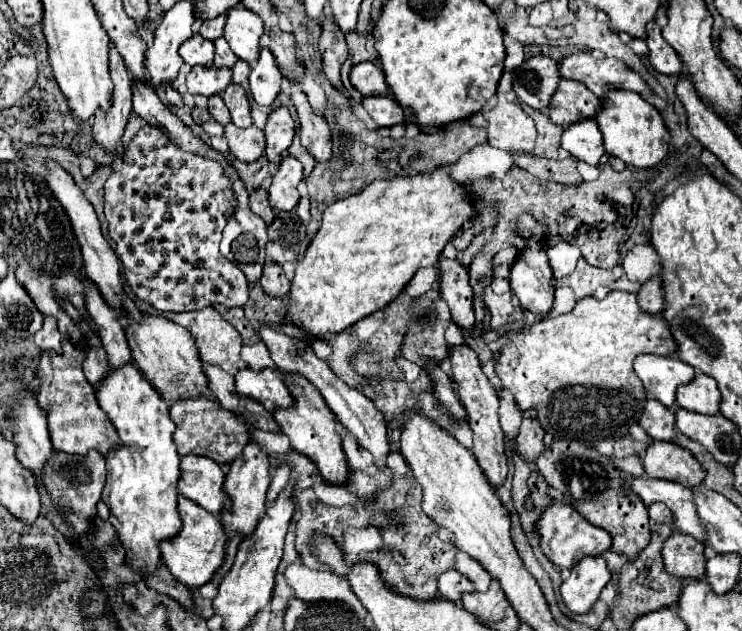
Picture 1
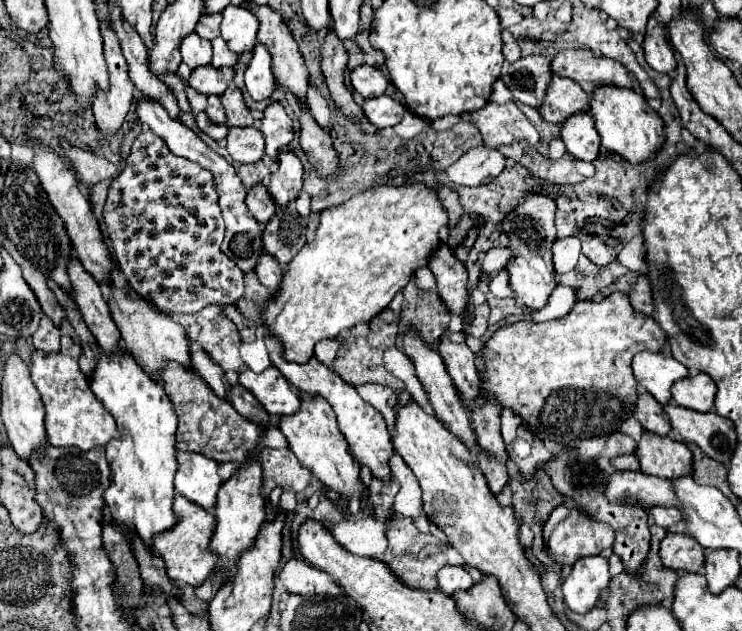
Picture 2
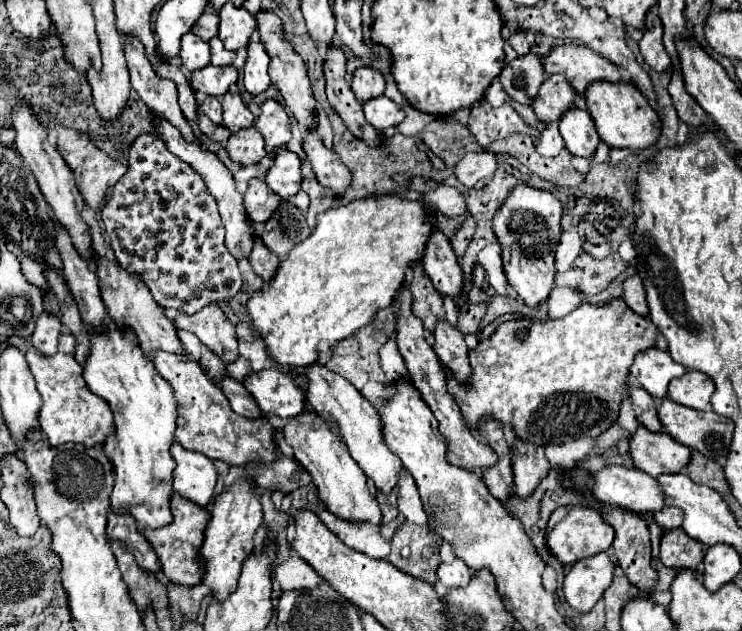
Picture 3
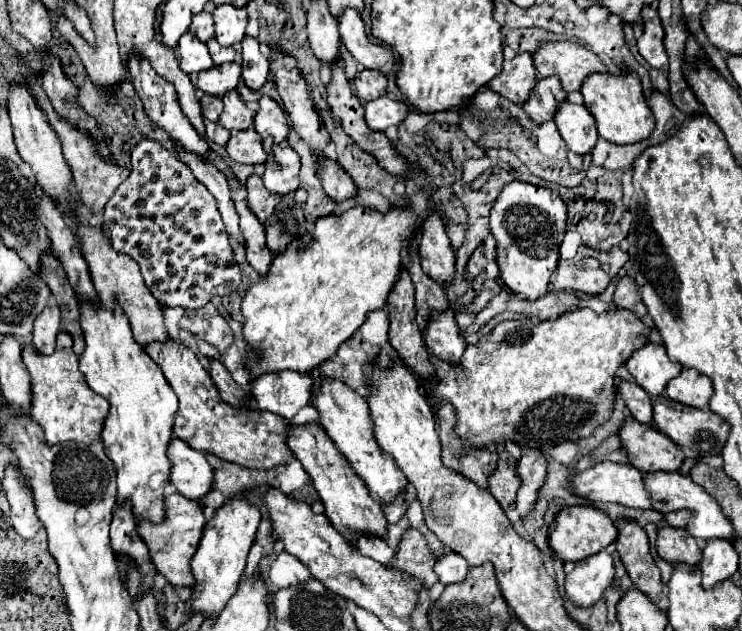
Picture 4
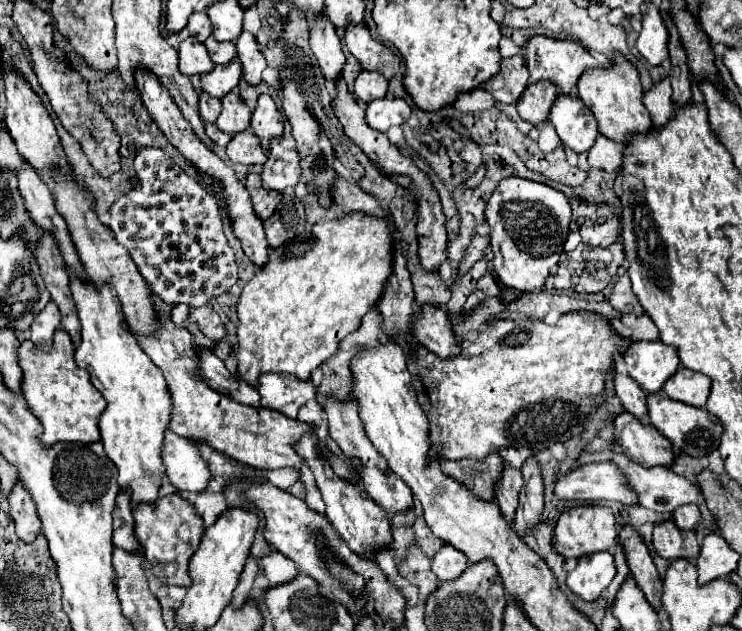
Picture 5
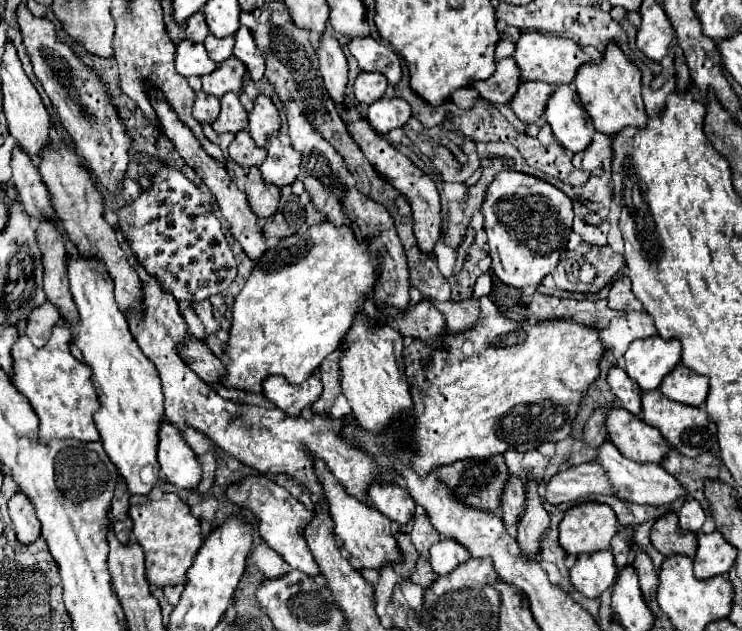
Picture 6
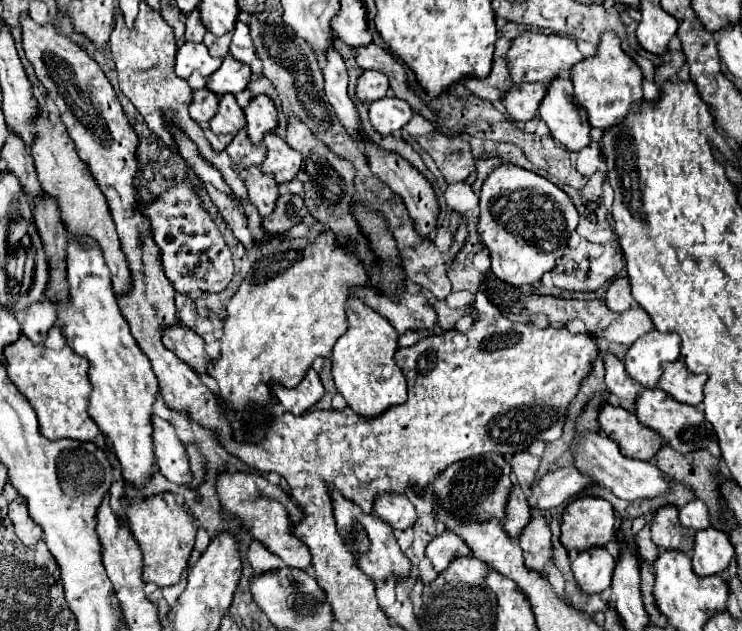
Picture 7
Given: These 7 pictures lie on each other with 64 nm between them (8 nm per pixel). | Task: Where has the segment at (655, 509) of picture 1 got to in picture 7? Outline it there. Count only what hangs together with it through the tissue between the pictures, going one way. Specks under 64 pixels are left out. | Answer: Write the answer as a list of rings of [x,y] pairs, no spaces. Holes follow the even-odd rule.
[[[690,500],[684,508],[680,508],[680,524],[684,528],[704,530],[710,526],[708,520],[708,508],[702,500]]]

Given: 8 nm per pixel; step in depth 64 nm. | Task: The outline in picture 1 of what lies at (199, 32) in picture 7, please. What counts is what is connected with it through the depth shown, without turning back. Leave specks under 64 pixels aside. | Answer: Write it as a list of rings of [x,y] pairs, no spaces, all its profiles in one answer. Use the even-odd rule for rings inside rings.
[[[226,14],[214,18],[214,20],[206,20],[202,22],[202,28],[200,28],[200,34],[206,38],[206,40],[216,40],[224,34],[224,24],[226,24]]]

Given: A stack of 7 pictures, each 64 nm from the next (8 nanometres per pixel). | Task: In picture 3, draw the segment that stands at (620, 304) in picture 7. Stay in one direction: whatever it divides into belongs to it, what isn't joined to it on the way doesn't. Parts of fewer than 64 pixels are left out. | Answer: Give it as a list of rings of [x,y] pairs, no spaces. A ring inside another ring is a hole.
[[[632,276],[624,282],[624,302],[640,316],[648,316],[648,304],[644,296],[644,284],[640,284],[638,276]]]

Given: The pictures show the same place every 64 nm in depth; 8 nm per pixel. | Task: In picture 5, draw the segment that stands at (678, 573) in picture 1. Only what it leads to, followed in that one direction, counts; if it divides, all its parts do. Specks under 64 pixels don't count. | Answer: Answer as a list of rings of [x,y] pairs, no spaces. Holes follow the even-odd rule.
[[[672,520],[656,524],[656,528],[654,528],[654,550],[666,560],[676,560],[676,558],[694,560],[700,554],[696,534],[692,530],[684,532],[680,528],[676,528],[676,524]]]

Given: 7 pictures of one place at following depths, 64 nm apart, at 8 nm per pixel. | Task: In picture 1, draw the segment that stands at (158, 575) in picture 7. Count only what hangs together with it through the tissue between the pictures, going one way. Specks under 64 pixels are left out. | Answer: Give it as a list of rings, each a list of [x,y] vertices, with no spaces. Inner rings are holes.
[[[184,496],[178,498],[178,512],[182,516],[182,530],[178,532],[176,538],[160,544],[162,558],[164,558],[164,564],[168,566],[170,574],[176,580],[180,580],[184,586],[196,590],[196,588],[204,586],[206,582],[210,582],[212,576],[216,574],[216,570],[222,566],[224,556],[226,556],[228,536],[226,536],[218,516],[206,512],[196,502],[184,498]]]

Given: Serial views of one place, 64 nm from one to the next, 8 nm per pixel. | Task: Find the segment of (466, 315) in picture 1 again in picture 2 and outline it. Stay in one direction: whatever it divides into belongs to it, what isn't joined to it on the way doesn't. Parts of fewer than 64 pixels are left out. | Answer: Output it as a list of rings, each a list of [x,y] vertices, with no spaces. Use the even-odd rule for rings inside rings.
[[[440,246],[432,256],[428,268],[436,276],[438,296],[450,308],[450,312],[468,318],[468,272],[466,266],[454,256],[448,246]]]

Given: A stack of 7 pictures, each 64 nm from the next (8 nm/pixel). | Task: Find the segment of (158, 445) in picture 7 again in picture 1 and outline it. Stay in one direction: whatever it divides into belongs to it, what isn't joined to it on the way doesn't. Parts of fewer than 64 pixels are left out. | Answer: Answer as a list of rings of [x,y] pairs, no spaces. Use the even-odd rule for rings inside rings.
[[[184,456],[180,460],[180,470],[178,488],[182,496],[216,516],[230,510],[230,498],[224,492],[224,472],[214,460],[204,456]]]

